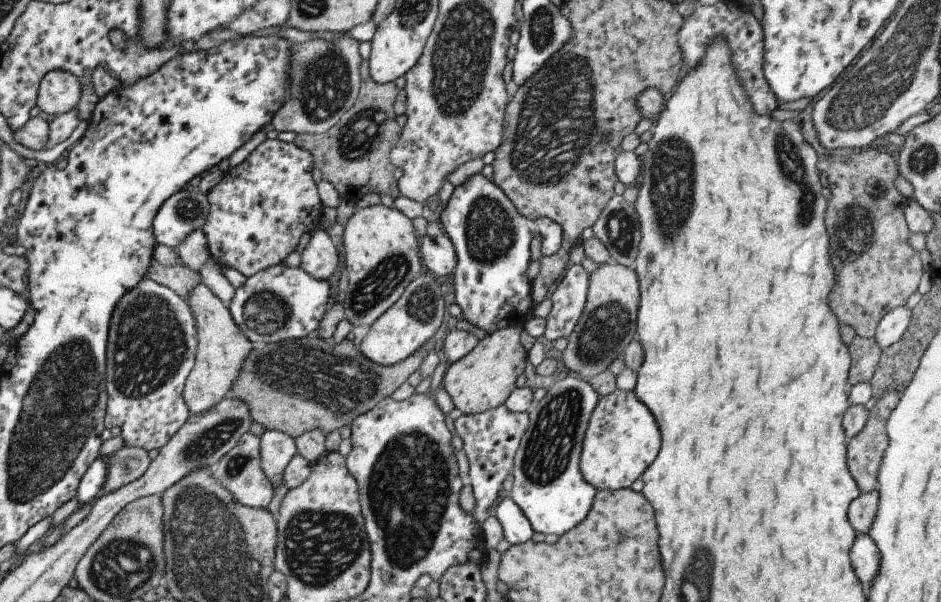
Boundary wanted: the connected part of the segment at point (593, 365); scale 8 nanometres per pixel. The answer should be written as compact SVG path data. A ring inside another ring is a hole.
M609 262L597 265L597 268L588 274L587 296L577 324L567 336L567 344L561 350L559 358L567 370L571 370L581 376L581 380L589 382L596 374L607 371L609 364L615 359L622 359L625 348L635 338L636 314L637 314L637 284L638 280L634 269Z

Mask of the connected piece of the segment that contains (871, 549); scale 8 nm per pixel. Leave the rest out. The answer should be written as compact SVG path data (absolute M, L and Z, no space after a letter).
M857 534L851 548L849 548L849 560L855 576L863 586L871 582L871 578L877 572L877 562L879 562L879 552L873 544L873 540L865 534Z

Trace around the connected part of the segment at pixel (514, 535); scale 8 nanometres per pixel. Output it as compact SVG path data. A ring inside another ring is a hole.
M509 498L499 499L493 507L494 517L501 525L503 536L510 546L523 544L531 538L533 528L517 505Z

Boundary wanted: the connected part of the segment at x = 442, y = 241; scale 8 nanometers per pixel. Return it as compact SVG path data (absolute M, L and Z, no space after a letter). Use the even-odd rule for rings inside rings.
M437 219L428 222L423 236L416 237L416 239L424 271L434 274L439 280L445 276L449 276L454 271L457 264L455 251L451 241L447 238L439 222L437 222Z

